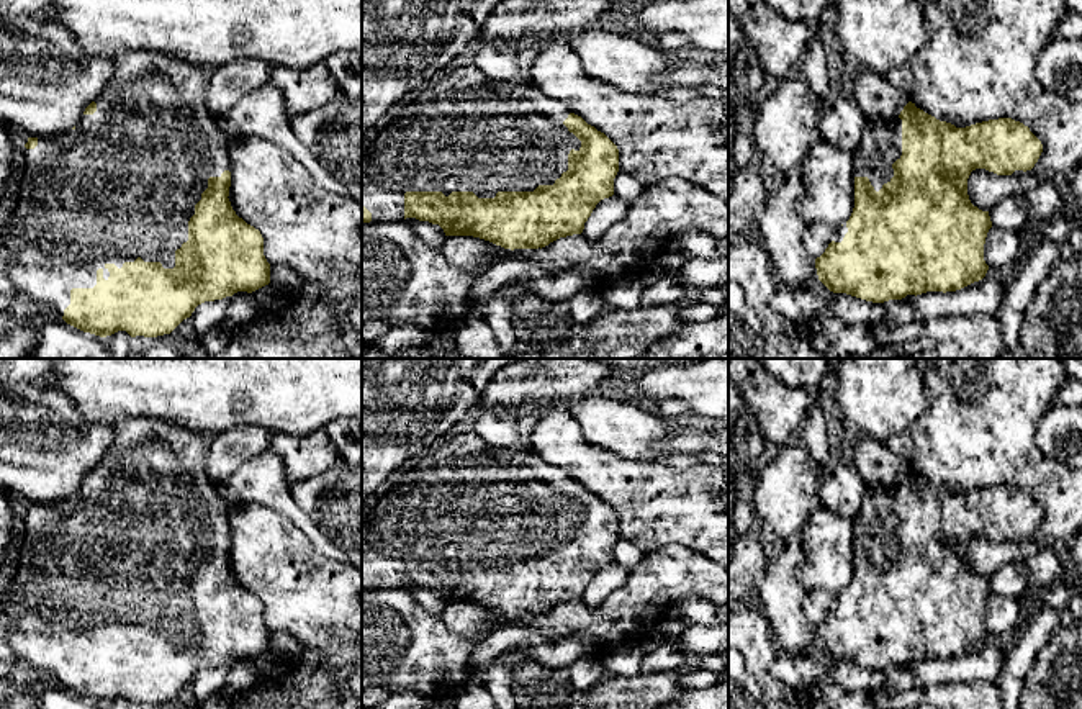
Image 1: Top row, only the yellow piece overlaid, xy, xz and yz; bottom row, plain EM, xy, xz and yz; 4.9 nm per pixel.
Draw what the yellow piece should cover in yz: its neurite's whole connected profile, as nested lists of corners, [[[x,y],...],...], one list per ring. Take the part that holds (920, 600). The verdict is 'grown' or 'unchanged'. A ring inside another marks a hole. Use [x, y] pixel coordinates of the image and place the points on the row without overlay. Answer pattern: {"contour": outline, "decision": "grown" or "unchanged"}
{"contour": [[[908,468],[900,481],[890,488],[866,485],[863,503],[854,514],[854,575],[850,586],[835,596],[833,606],[825,619],[815,625],[818,647],[833,660],[846,660],[866,668],[884,670],[889,666],[902,666],[907,662],[922,662],[926,658],[956,658],[985,644],[989,632],[984,627],[984,611],[992,588],[989,578],[974,573],[967,562],[967,545],[972,537],[985,535],[997,542],[1023,540],[1031,537],[1043,519],[1041,508],[1020,488],[1012,485],[989,486],[966,494],[956,494],[951,490],[940,488],[935,483],[917,475]]], "decision": "grown"}

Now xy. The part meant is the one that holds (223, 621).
{"contour": [[[156,418],[119,419],[115,422],[115,436],[110,449],[97,467],[85,475],[82,485],[72,496],[54,504],[28,504],[21,526],[20,553],[7,563],[0,575],[0,612],[13,622],[7,642],[16,653],[21,666],[34,668],[67,691],[100,704],[111,702],[118,698],[126,698],[131,704],[157,704],[170,701],[205,668],[223,666],[237,658],[252,660],[270,650],[270,630],[264,622],[264,604],[259,596],[236,581],[228,565],[231,553],[231,506],[216,496],[214,483],[206,467],[208,439],[187,427]]], "decision": "grown"}

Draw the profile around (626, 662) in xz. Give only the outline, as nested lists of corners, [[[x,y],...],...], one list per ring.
[[[643,647],[622,648],[601,657],[601,662],[612,676],[637,676],[640,675]]]

